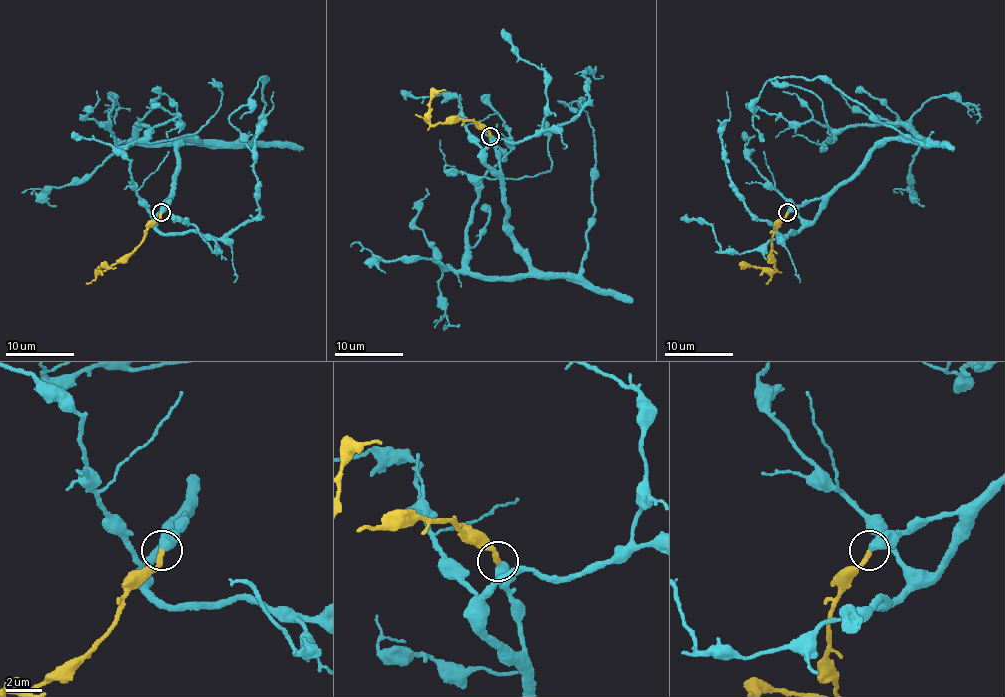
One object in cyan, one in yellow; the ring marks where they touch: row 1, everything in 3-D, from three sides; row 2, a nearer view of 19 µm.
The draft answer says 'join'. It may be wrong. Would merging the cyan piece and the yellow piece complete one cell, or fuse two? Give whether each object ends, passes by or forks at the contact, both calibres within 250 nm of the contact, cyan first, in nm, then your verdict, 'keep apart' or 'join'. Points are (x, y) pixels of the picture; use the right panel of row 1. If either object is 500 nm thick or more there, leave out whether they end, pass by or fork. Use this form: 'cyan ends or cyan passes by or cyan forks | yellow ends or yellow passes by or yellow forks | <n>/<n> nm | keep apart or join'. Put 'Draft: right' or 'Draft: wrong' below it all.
600/280 nm | join
Draft: right

